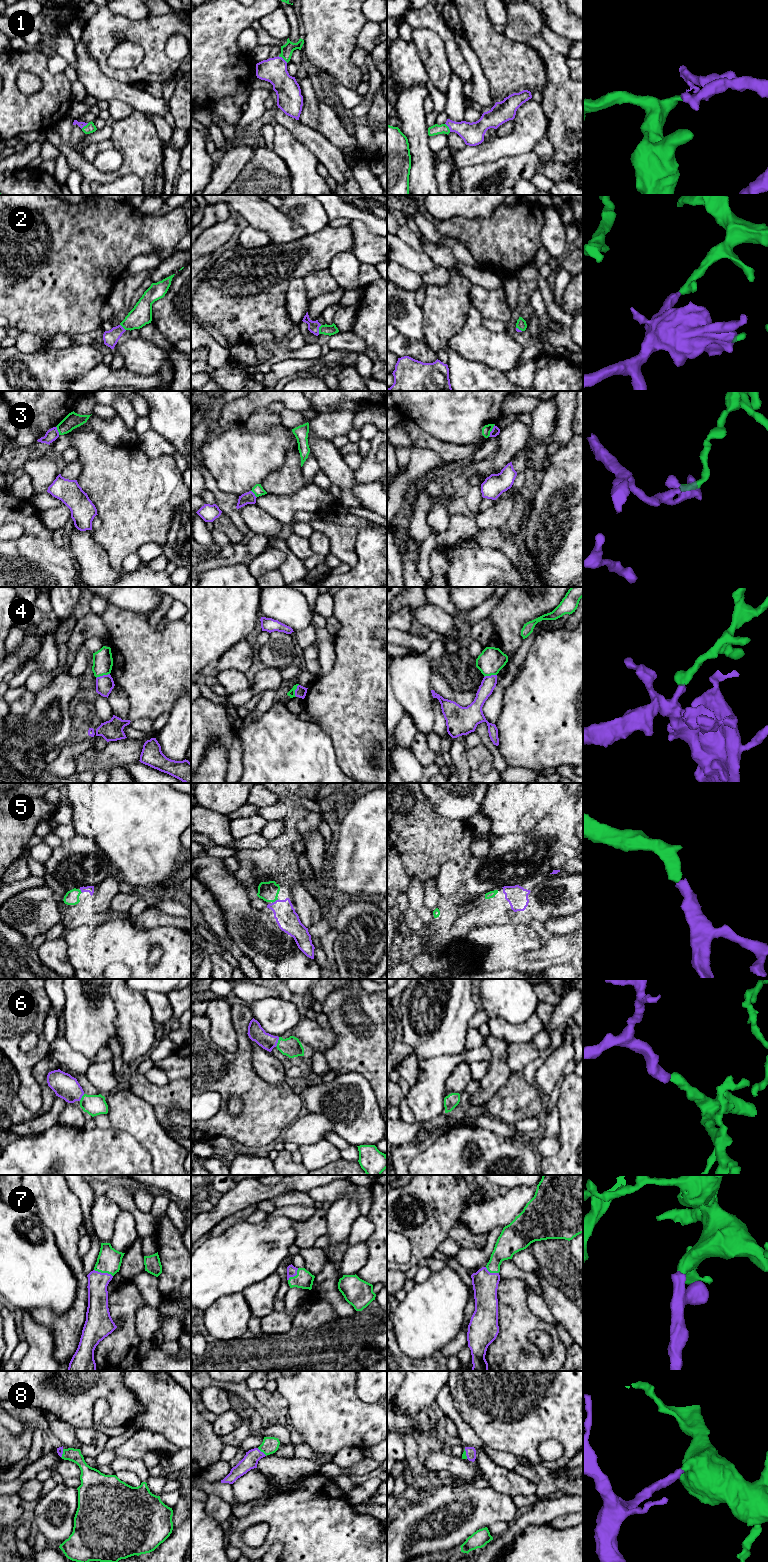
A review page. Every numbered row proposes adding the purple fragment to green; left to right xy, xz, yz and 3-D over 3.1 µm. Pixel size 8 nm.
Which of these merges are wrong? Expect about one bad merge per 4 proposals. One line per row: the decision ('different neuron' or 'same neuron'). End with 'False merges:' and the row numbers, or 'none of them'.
1: same neuron
2: same neuron
3: different neuron
4: different neuron
5: same neuron
6: same neuron
7: same neuron
8: same neuron
False merges: 3, 4

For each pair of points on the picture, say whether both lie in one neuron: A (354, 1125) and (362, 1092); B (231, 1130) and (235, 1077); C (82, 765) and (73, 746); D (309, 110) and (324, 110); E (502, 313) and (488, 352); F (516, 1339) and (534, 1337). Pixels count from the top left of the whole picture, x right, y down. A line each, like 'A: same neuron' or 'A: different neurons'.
A: same neuron
B: same neuron
C: different neurons
D: different neurons
E: different neurons
F: different neurons

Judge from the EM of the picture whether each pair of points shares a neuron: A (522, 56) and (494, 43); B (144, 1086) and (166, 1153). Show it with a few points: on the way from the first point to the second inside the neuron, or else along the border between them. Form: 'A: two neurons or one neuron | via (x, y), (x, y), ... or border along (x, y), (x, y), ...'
A: one neuron | via (515, 56), (507, 56), (501, 50)
B: two neurons | border along (130, 1091), (153, 1108), (160, 1125)

